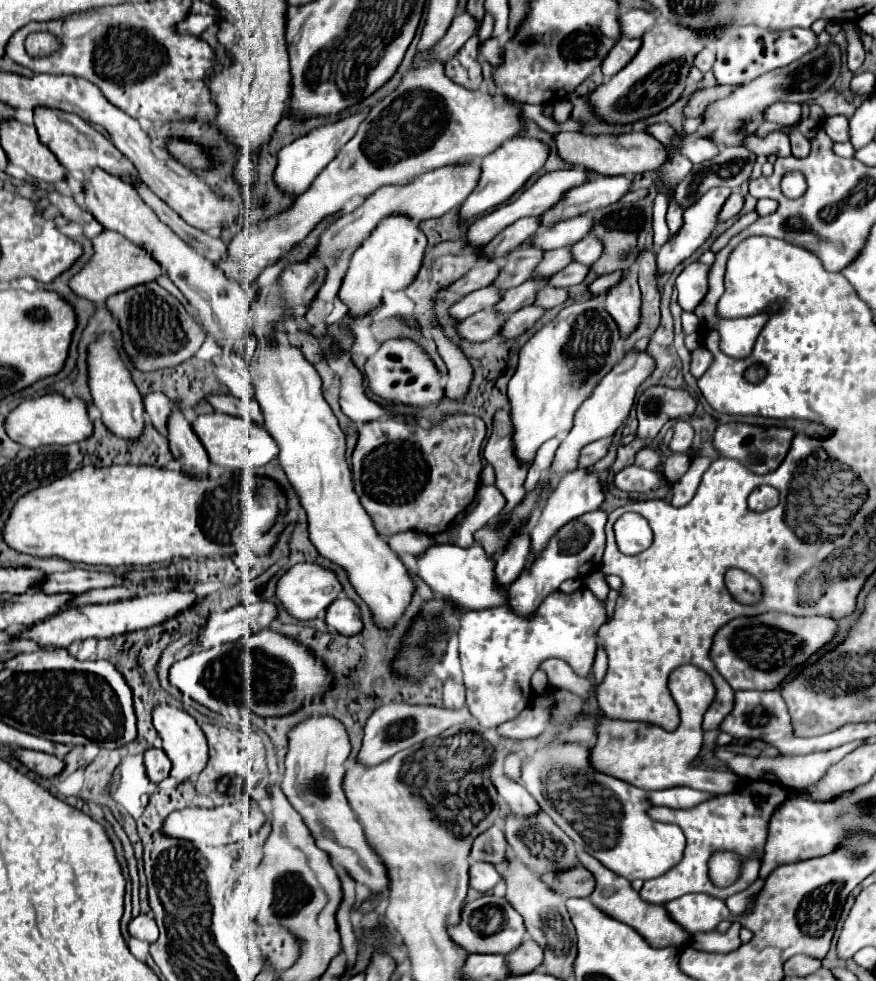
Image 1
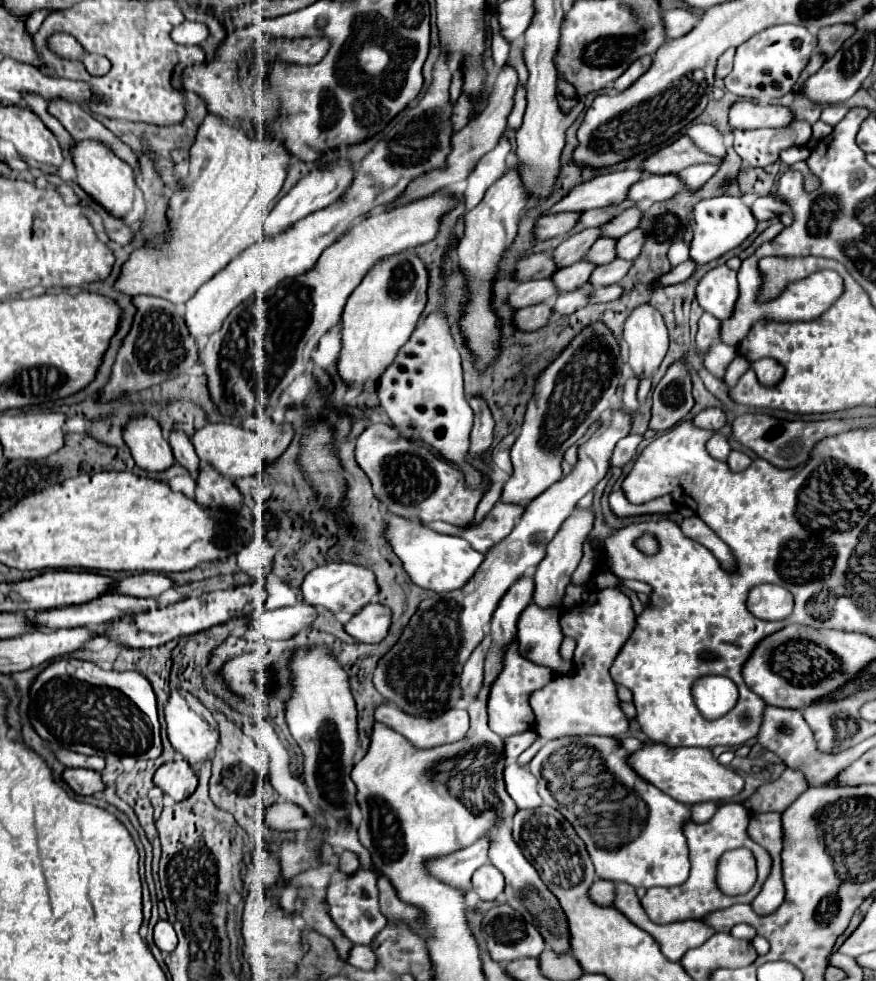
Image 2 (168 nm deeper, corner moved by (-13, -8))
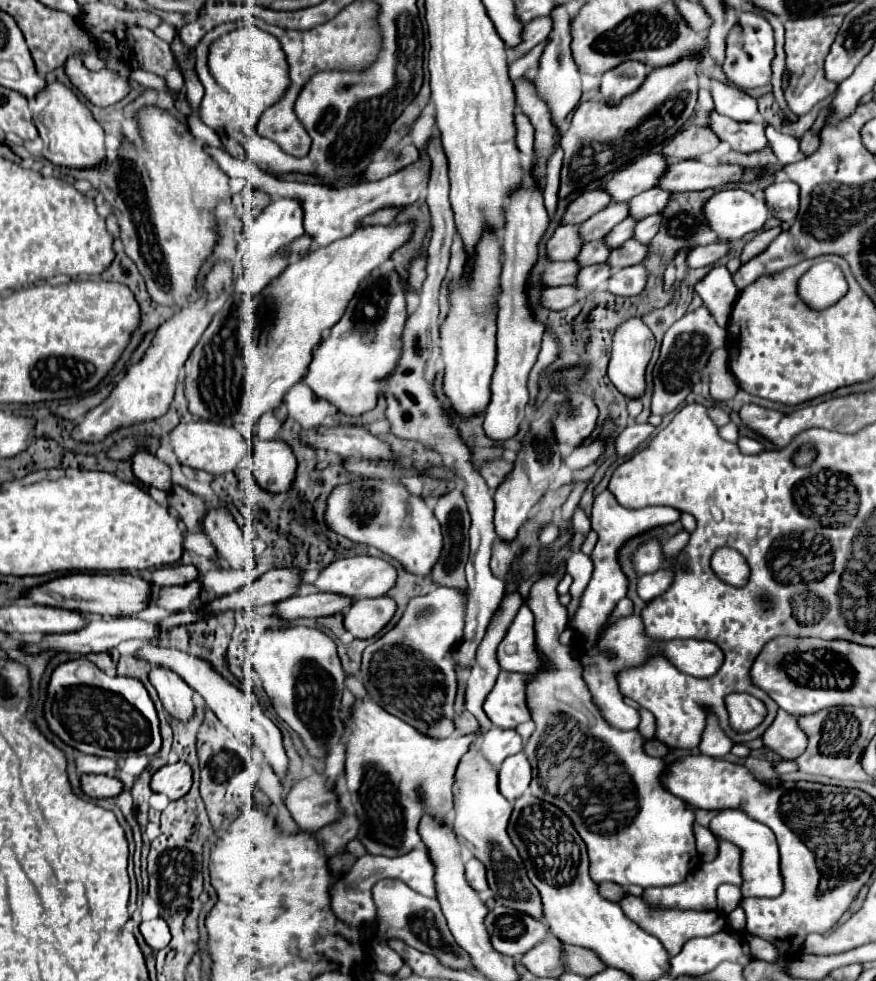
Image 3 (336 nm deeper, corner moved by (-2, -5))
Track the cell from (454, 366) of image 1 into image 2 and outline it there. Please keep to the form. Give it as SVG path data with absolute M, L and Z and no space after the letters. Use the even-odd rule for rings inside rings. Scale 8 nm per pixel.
M473 395L469 399L471 409L475 411L475 421L473 421L473 429L471 429L471 453L473 455L481 455L491 443L493 443L493 415L491 409L487 405L487 401L479 395Z

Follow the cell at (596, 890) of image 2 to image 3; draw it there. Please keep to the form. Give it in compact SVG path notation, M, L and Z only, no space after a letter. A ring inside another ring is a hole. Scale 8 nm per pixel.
M602 882L598 890L600 890L600 894L602 894L604 898L614 900L614 902L620 902L620 900L626 896L626 890L624 890L622 886L614 884L614 882Z

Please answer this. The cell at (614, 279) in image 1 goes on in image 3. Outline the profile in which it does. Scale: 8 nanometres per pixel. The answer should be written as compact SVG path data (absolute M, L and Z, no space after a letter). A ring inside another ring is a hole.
M714 240L706 246L698 246L694 248L688 258L686 258L686 264L690 268L702 268L702 266L710 266L714 262L718 262L720 258L724 258L726 254L730 252L730 242L724 242L724 240Z

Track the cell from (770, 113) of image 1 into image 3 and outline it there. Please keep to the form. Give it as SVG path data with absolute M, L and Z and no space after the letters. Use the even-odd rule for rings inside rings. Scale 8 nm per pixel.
M712 78L710 94L714 100L714 110L718 110L718 114L734 118L738 122L758 120L756 100L752 96L748 96L744 90L738 90L734 84Z

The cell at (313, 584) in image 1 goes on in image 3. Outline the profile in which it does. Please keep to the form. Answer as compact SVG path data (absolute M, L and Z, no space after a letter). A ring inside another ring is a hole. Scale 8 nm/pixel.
M352 556L352 558L336 560L330 566L326 566L320 578L314 582L314 586L320 588L322 592L346 594L352 598L376 598L392 590L396 586L396 578L398 578L396 568L388 564L386 560L376 558L376 556Z

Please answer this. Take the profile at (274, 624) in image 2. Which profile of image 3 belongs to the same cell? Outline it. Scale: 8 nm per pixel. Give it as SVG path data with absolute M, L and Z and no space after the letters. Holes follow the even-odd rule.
M310 594L310 596L294 596L286 602L276 604L276 612L284 620L296 620L296 618L318 618L318 616L332 616L342 612L346 606L350 606L354 598L342 596L342 594Z

